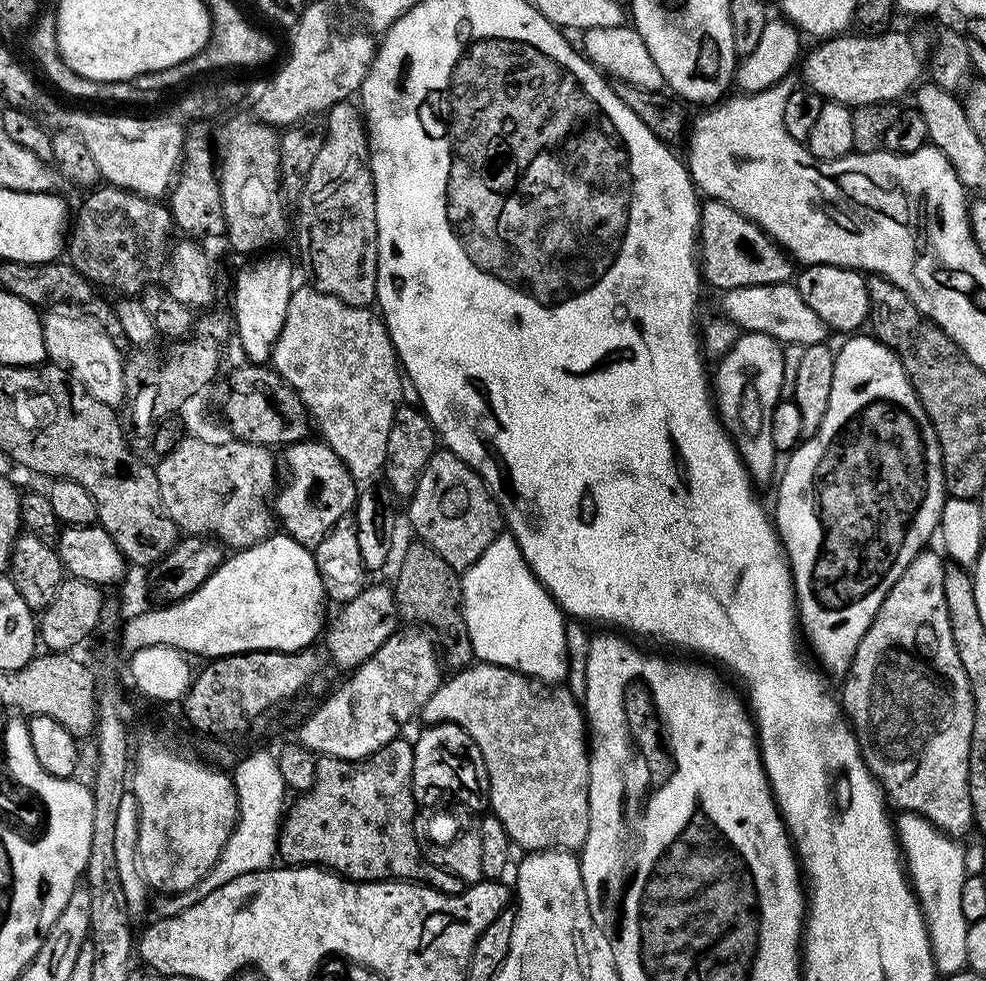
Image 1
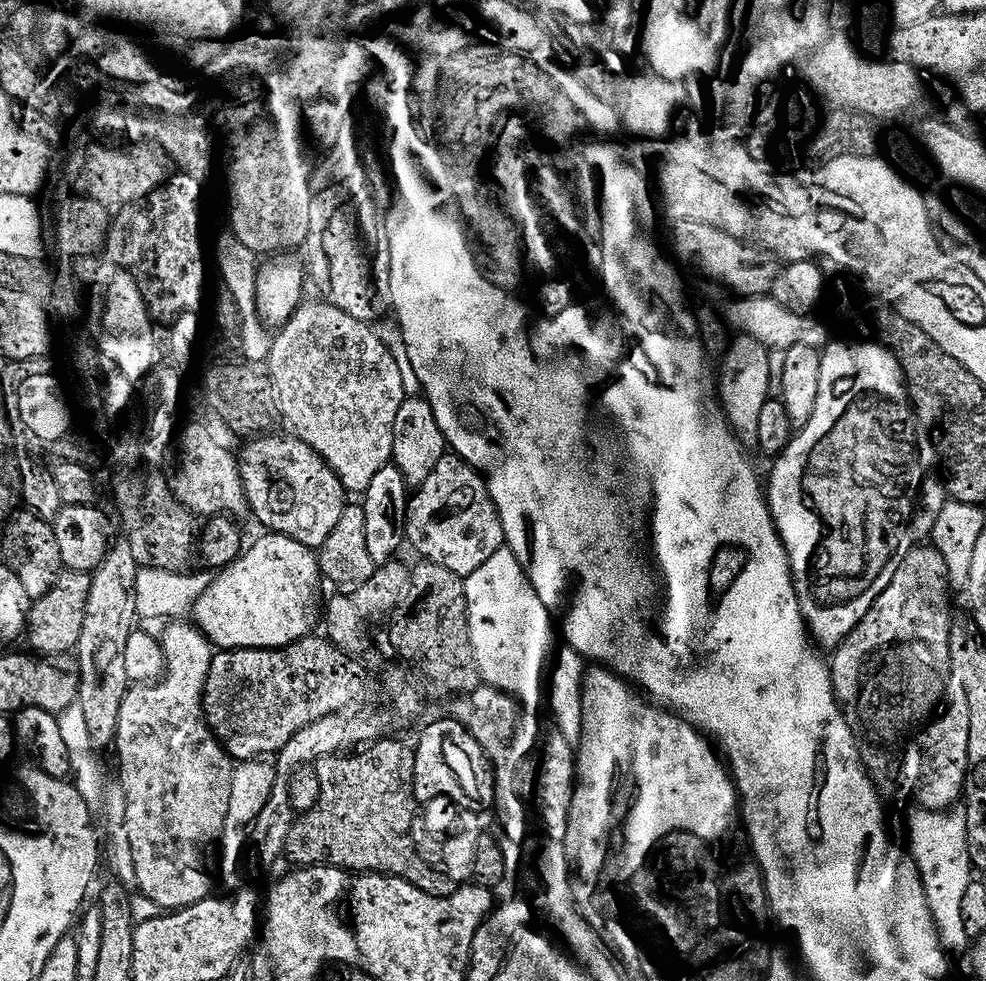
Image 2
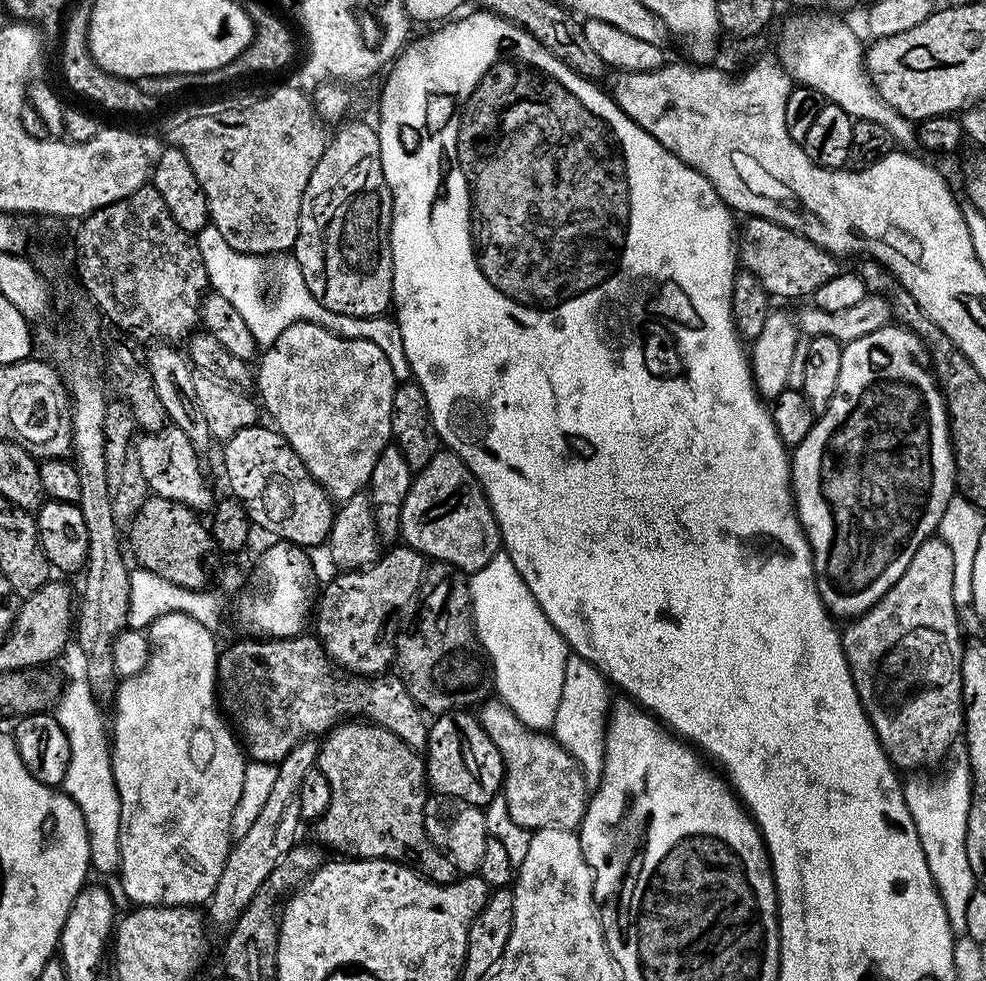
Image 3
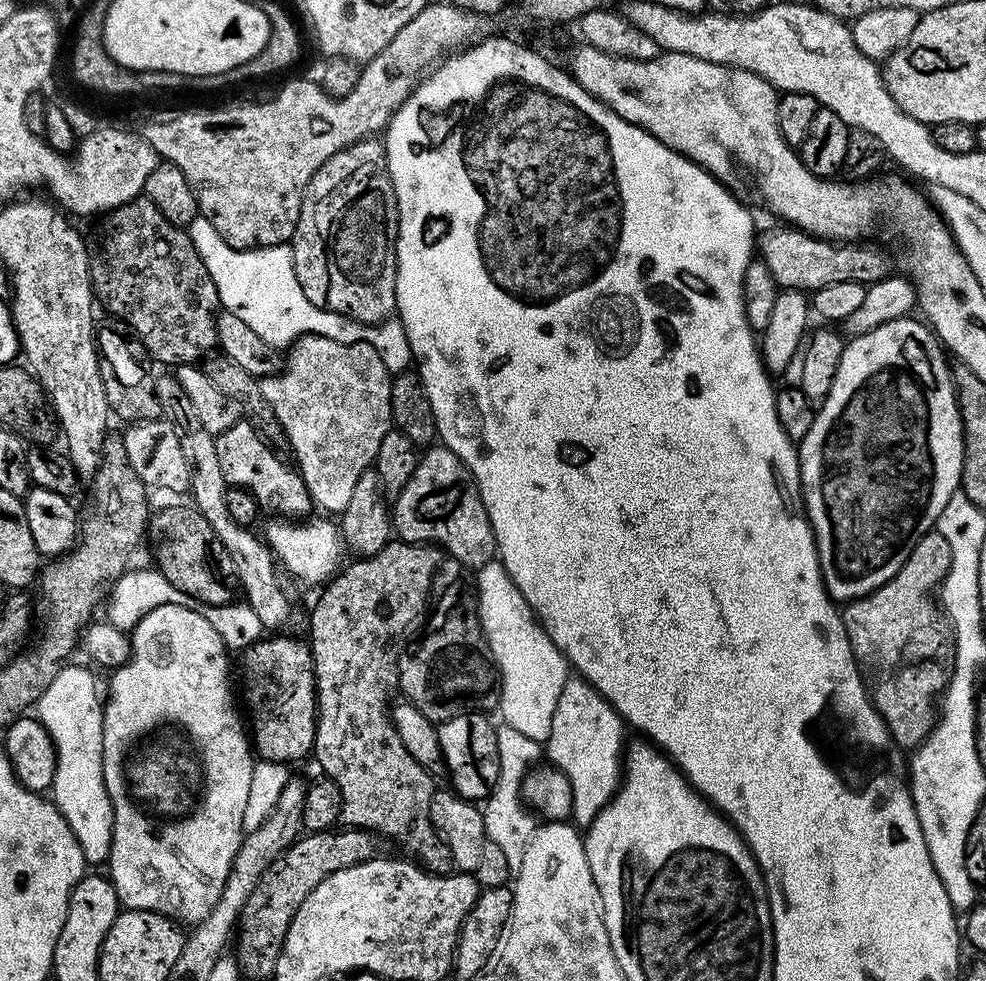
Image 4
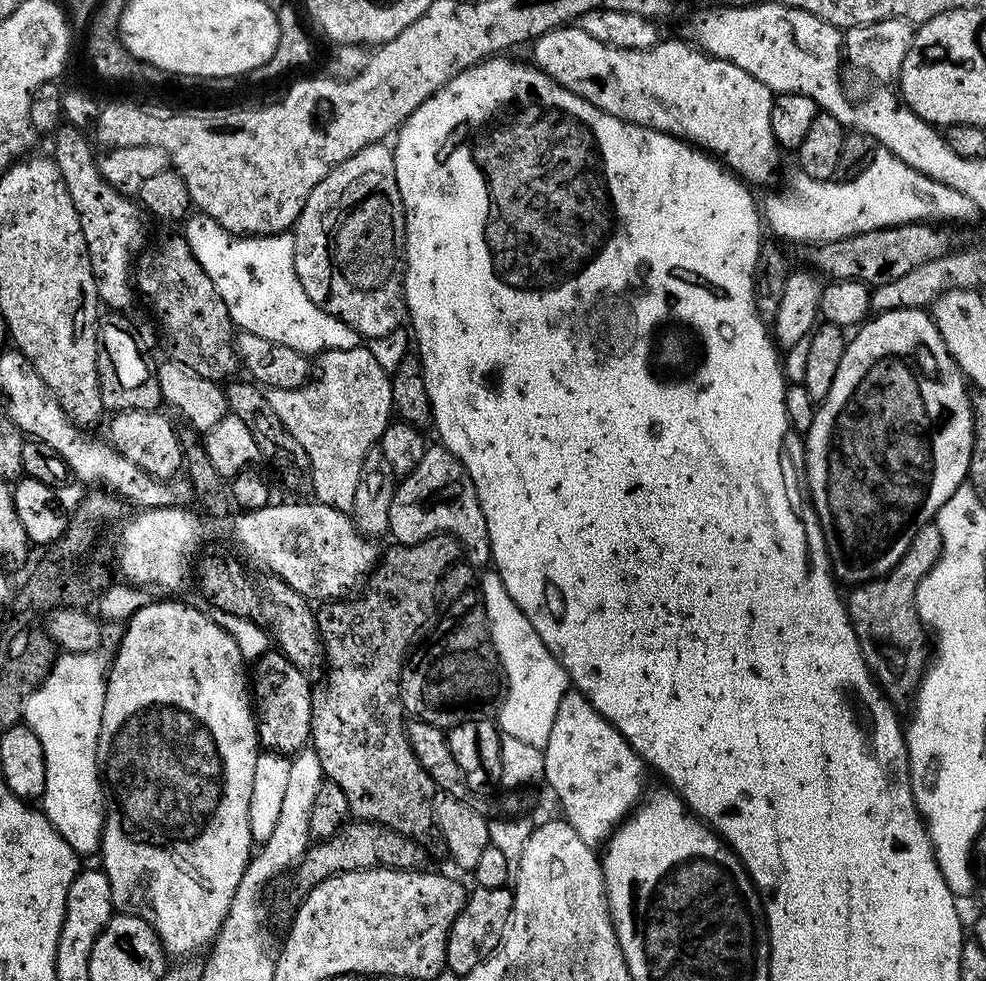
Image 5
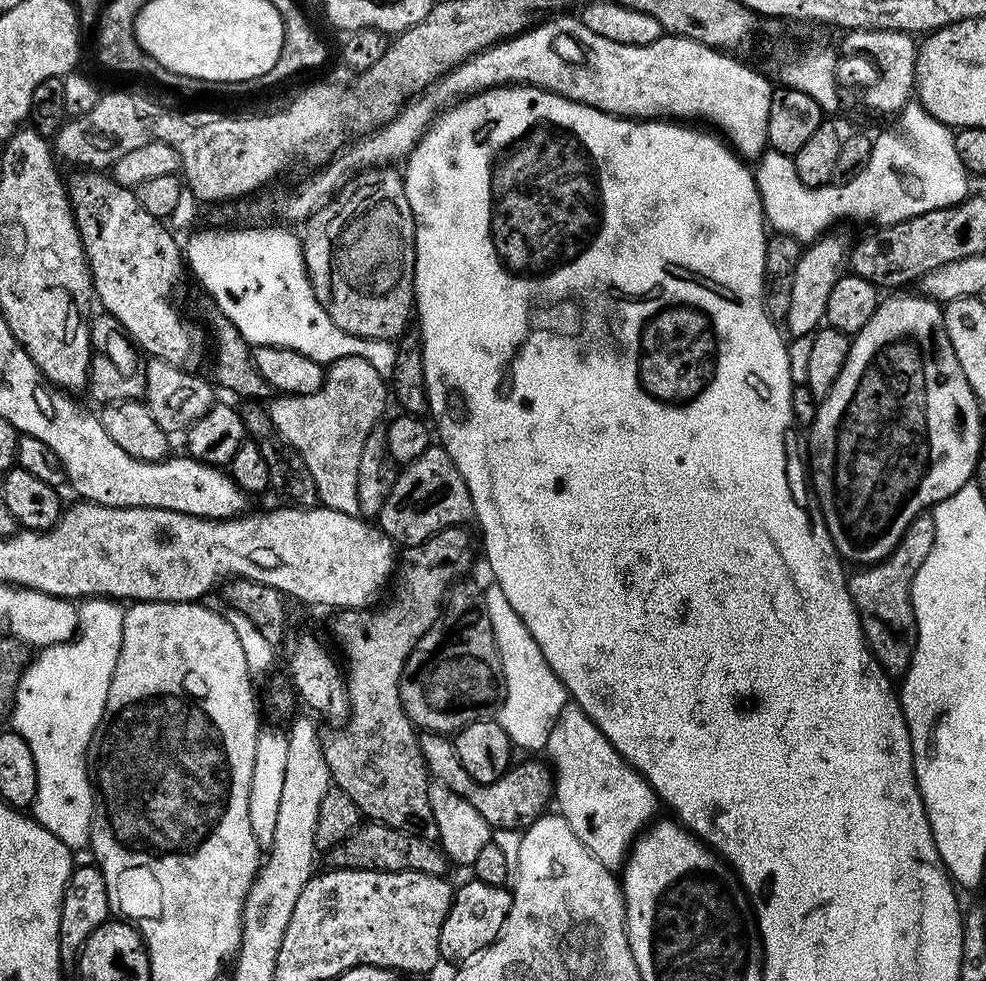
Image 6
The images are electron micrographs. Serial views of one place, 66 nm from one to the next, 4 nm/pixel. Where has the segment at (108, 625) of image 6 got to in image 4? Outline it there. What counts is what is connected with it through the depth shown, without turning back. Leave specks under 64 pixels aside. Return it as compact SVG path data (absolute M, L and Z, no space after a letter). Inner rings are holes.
M65 666L50 682L50 686L40 696L35 705L35 715L46 726L50 738L56 747L56 769L54 782L50 789L51 799L57 810L66 818L74 838L78 838L78 846L82 846L85 861L92 859L107 861L108 848L112 845L112 803L106 794L106 786L102 778L102 726L104 725L104 710L102 696L96 693L96 680L84 668Z

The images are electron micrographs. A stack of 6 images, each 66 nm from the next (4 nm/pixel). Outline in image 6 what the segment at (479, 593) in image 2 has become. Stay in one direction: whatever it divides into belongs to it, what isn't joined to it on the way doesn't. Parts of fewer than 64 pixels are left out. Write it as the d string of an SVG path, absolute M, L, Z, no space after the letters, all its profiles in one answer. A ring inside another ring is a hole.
M494 582L489 583L483 594L504 671L504 690L498 705L500 725L517 749L525 748L528 754L539 753L546 748L555 720L564 705L569 703L568 691L554 670L550 670L546 658L542 658L542 650L538 650L538 642L534 642L534 634L530 634L530 630L526 630L526 622L514 614L514 606L506 602L506 594L502 594L500 587Z

